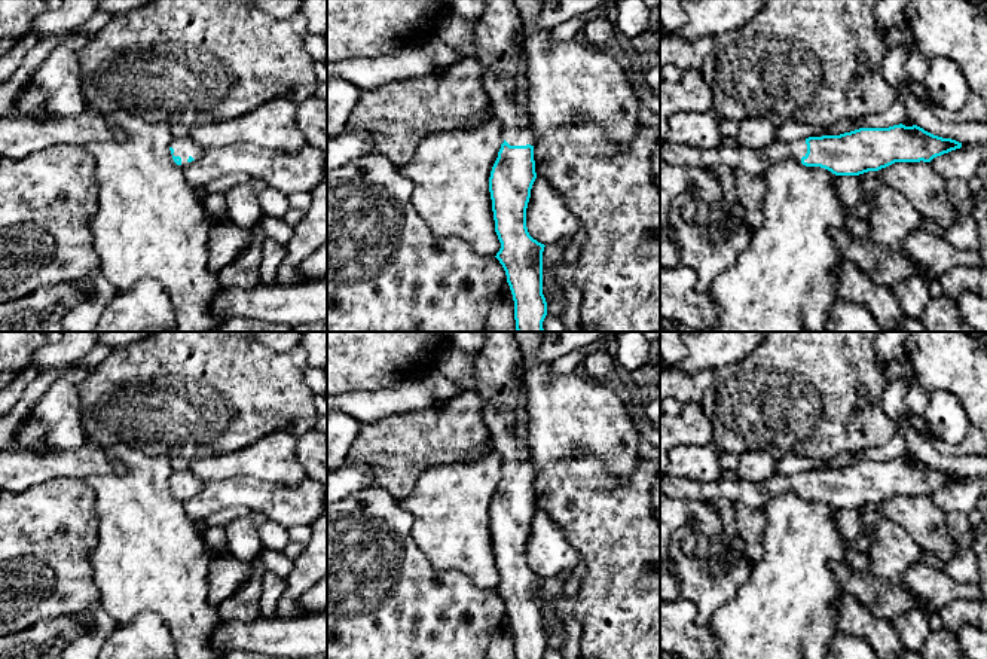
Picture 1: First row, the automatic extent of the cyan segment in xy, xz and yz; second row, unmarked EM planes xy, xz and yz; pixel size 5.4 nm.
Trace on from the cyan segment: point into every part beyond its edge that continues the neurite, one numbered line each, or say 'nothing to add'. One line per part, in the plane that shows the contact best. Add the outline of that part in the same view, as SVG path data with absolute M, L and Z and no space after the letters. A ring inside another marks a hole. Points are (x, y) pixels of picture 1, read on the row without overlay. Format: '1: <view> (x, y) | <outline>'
1: xz (500, 356) | M483 332L485 342L480 350L476 353L476 393L482 402L482 411L488 427L495 439L495 449L504 454L504 467L505 475L510 479L534 479L531 473L531 455L528 445L519 443L519 436L516 425L519 424L514 408L520 396L522 388L525 387L525 376L517 378L514 372L517 369L525 369L525 361L519 342L513 332Z

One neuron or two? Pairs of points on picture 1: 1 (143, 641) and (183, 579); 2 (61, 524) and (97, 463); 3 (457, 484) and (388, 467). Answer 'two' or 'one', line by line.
1: two
2: two
3: two

